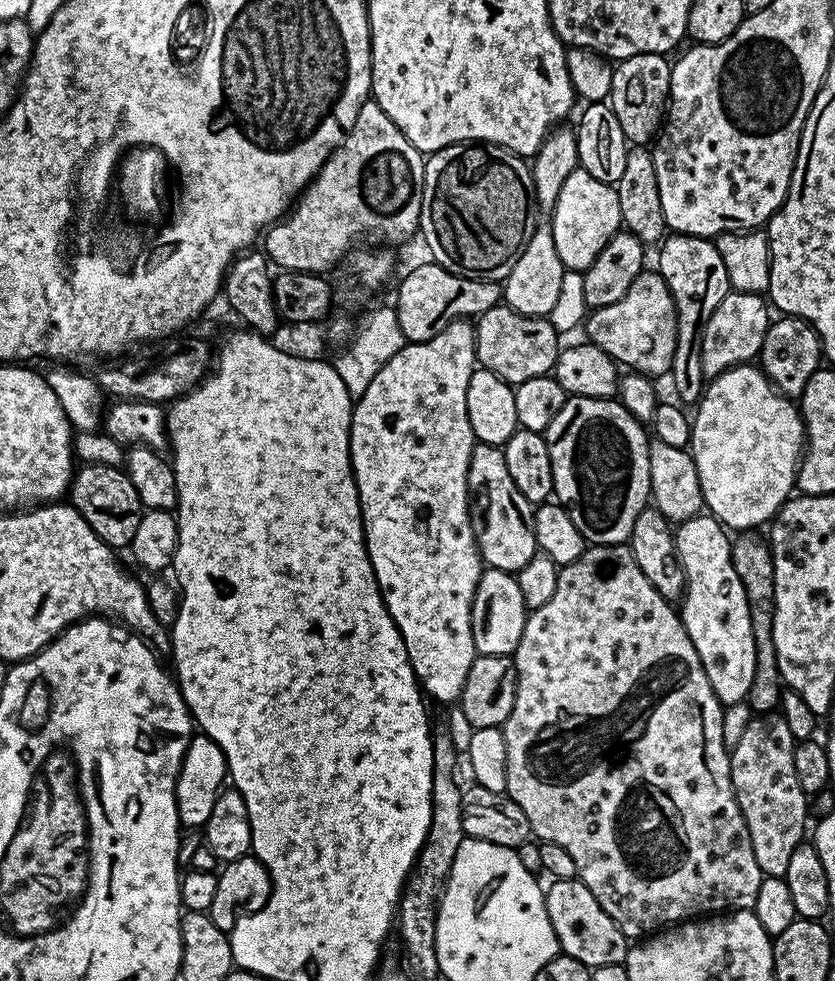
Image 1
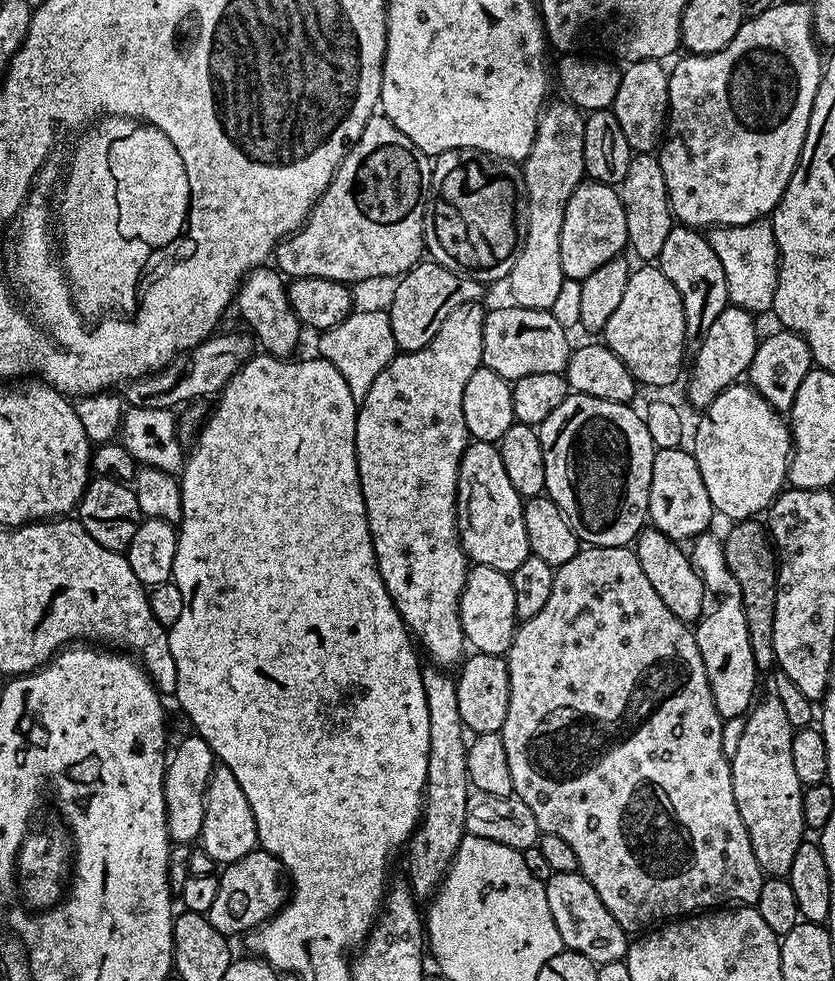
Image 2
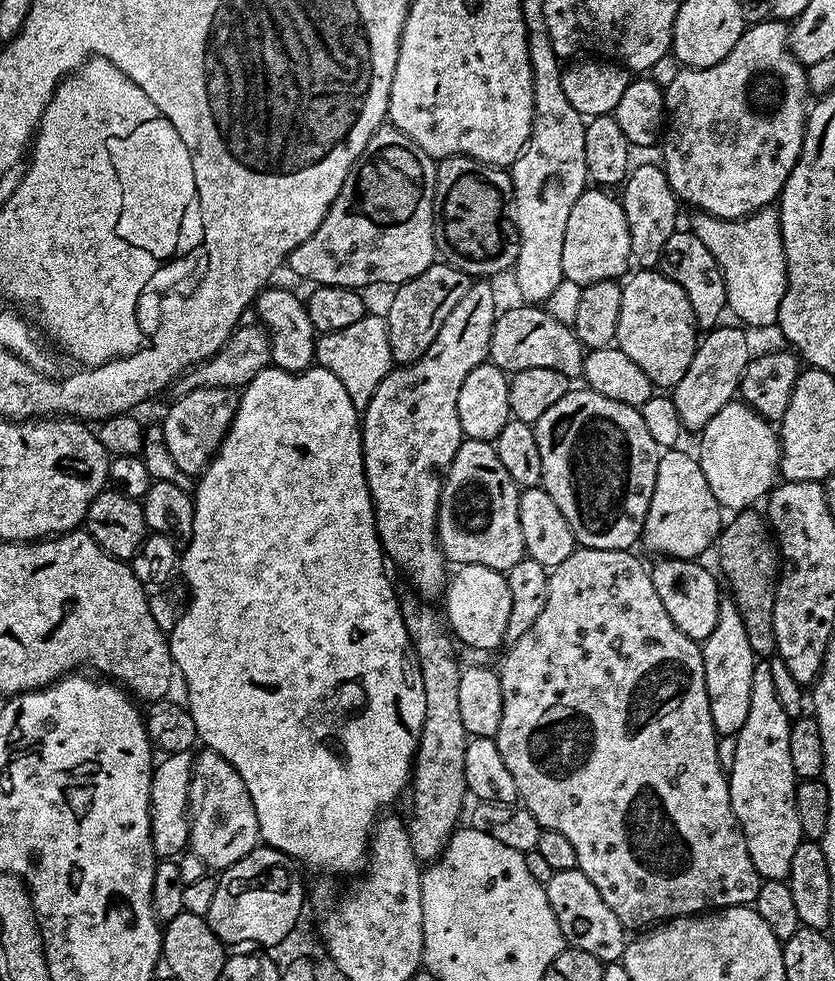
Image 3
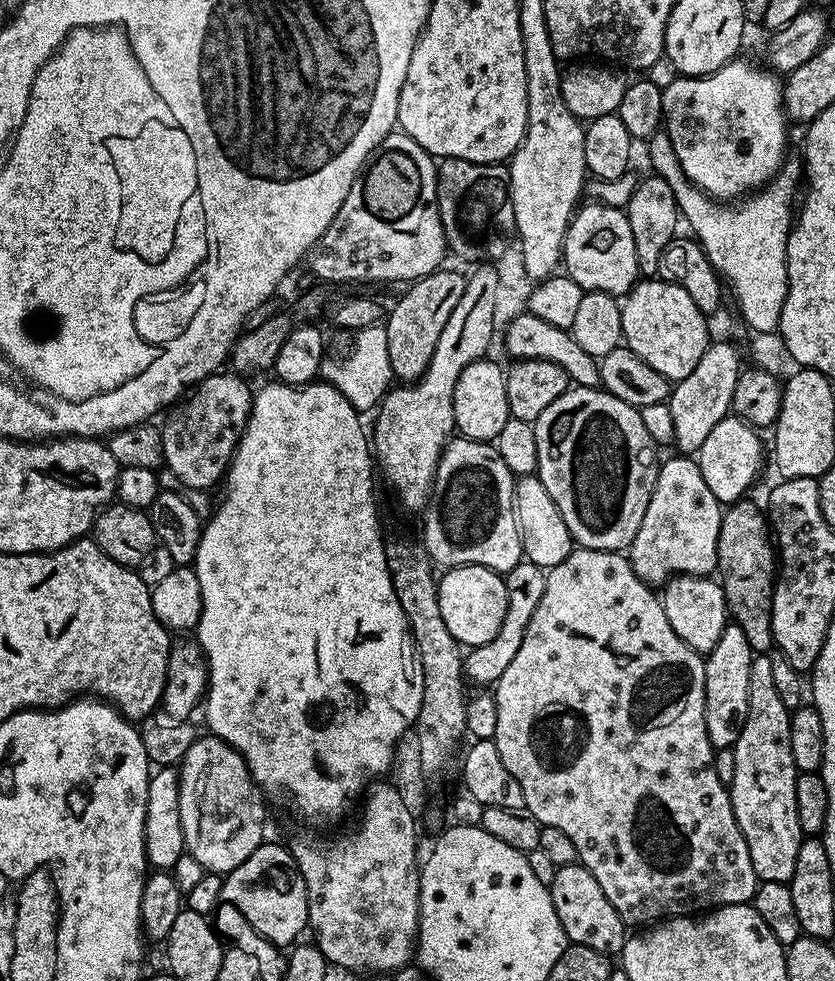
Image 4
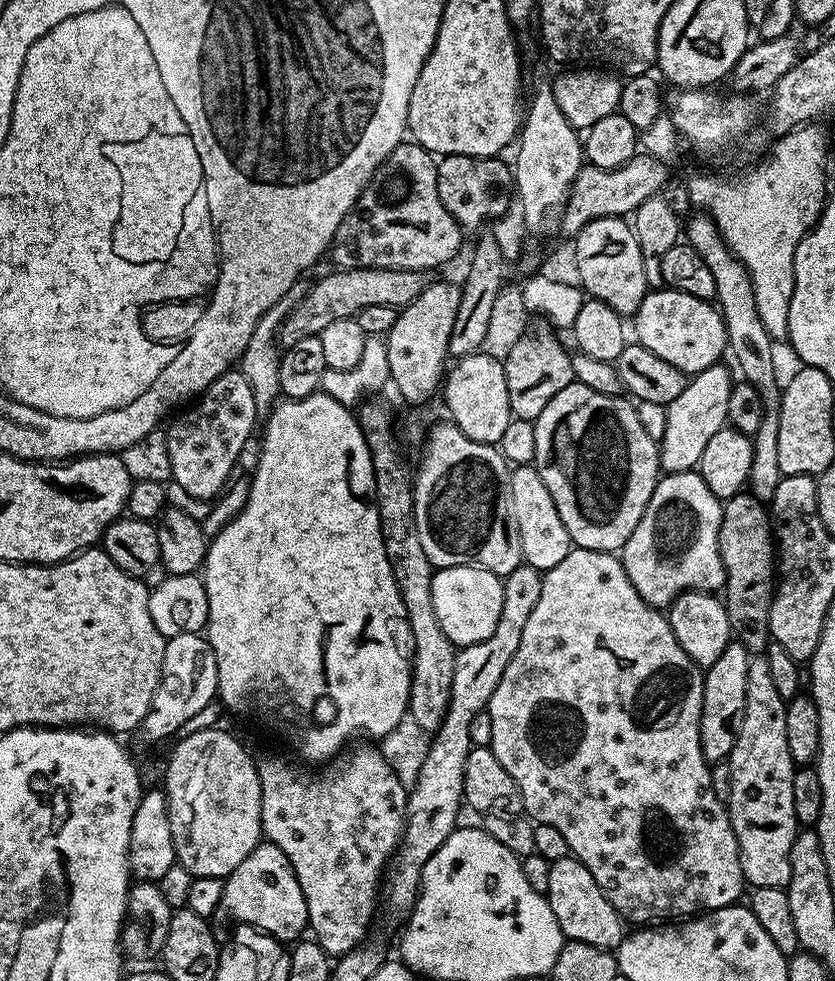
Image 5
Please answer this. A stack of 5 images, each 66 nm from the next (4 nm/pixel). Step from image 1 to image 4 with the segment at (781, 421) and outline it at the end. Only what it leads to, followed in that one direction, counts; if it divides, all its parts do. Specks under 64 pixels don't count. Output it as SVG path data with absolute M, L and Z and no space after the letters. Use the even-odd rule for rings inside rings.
M729 414L722 422L718 422L718 426L714 426L714 430L710 430L706 442L702 442L698 453L702 478L706 478L710 494L714 494L714 498L718 498L721 505L736 503L755 482L756 475L764 464L764 448L760 445L760 436L761 433L749 426L745 420Z

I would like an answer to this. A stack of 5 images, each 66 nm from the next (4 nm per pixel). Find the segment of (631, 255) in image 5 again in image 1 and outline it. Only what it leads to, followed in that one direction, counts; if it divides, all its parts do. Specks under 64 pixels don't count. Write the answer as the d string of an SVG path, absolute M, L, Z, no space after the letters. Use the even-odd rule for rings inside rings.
M577 167L566 178L558 193L557 204L550 211L550 227L555 249L565 269L584 273L602 254L602 250L621 231L622 210L618 210L618 194L615 187L606 182L598 182L586 170Z

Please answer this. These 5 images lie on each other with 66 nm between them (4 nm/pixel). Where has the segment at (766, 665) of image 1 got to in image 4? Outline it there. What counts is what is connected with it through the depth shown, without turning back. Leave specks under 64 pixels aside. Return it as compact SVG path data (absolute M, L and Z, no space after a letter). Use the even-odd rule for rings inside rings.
M741 498L723 509L720 518L720 533L716 547L716 567L718 579L724 586L724 597L728 603L728 614L731 623L737 624L746 634L746 642L750 642L753 653L768 654L773 651L772 643L772 591L776 588L778 571L778 552L770 535L770 521L765 509L760 508L749 498Z

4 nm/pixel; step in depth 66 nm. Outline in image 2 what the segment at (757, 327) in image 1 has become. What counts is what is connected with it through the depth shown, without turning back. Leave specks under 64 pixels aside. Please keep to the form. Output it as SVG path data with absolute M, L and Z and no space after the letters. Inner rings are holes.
M735 306L724 308L722 314L714 318L714 326L706 330L706 338L699 348L695 349L693 356L696 357L693 360L691 357L690 371L687 373L688 400L696 410L707 408L708 404L714 402L714 398L718 398L722 390L737 383L747 373L758 343L756 320L757 317L753 313Z

